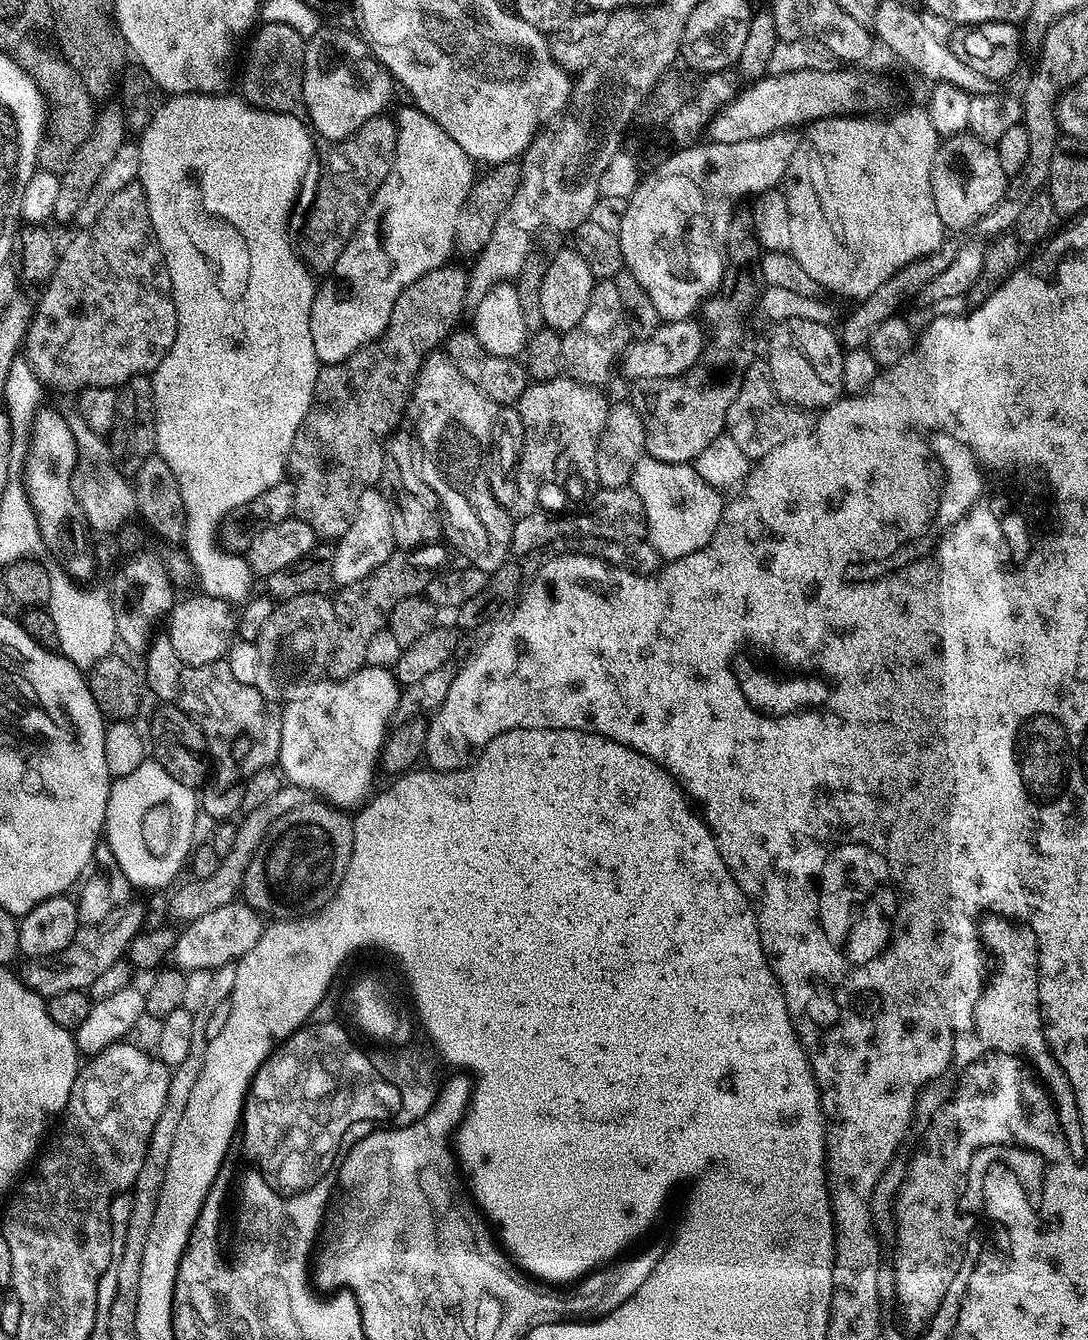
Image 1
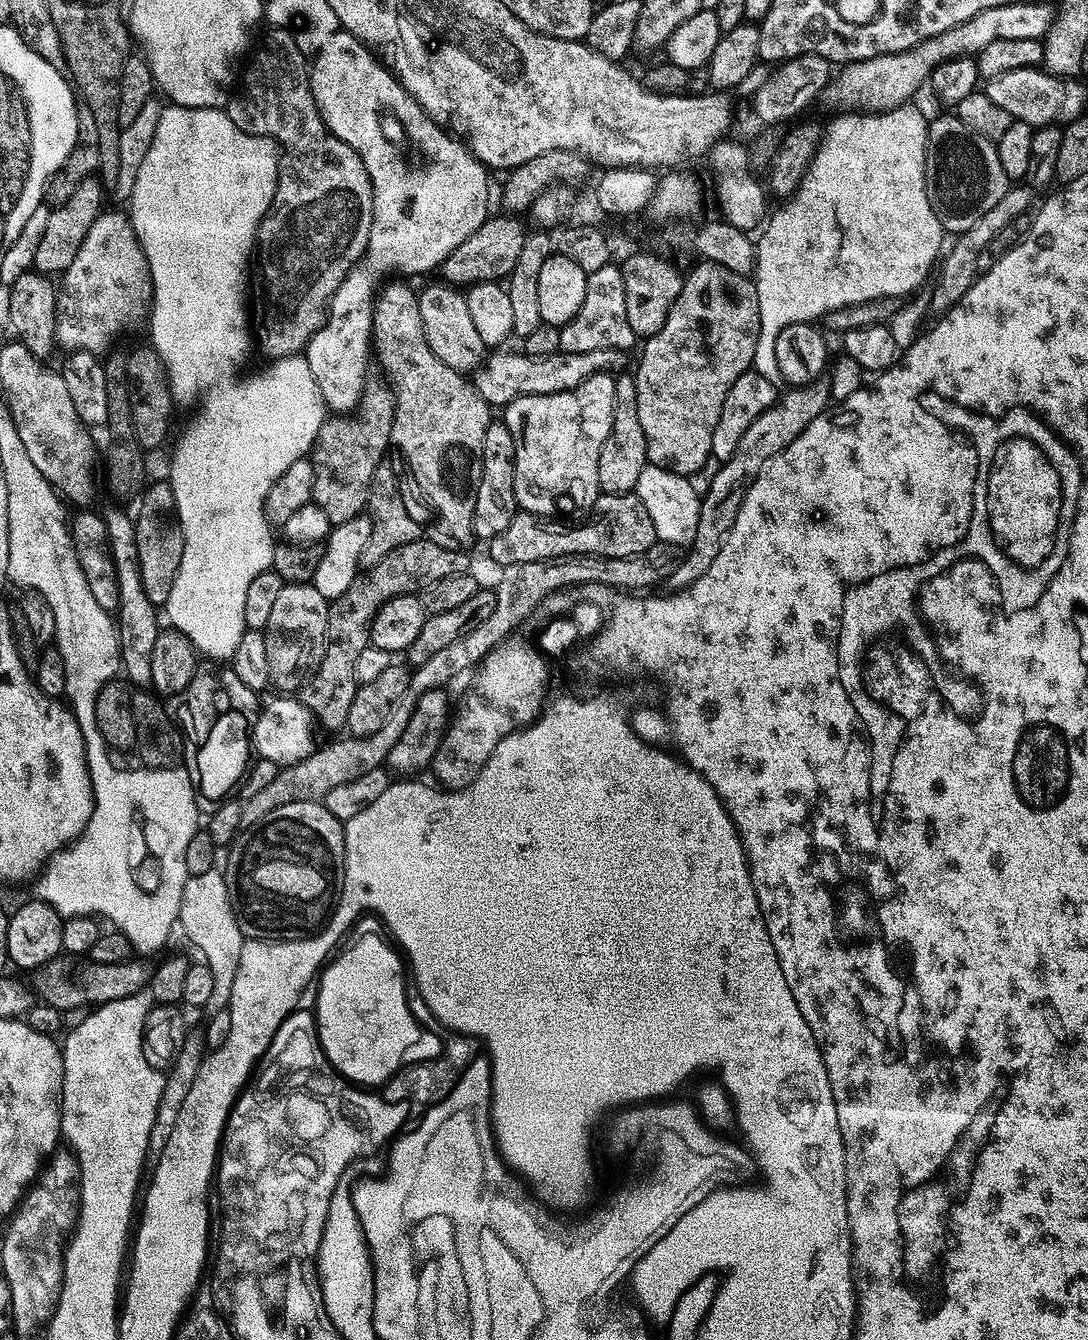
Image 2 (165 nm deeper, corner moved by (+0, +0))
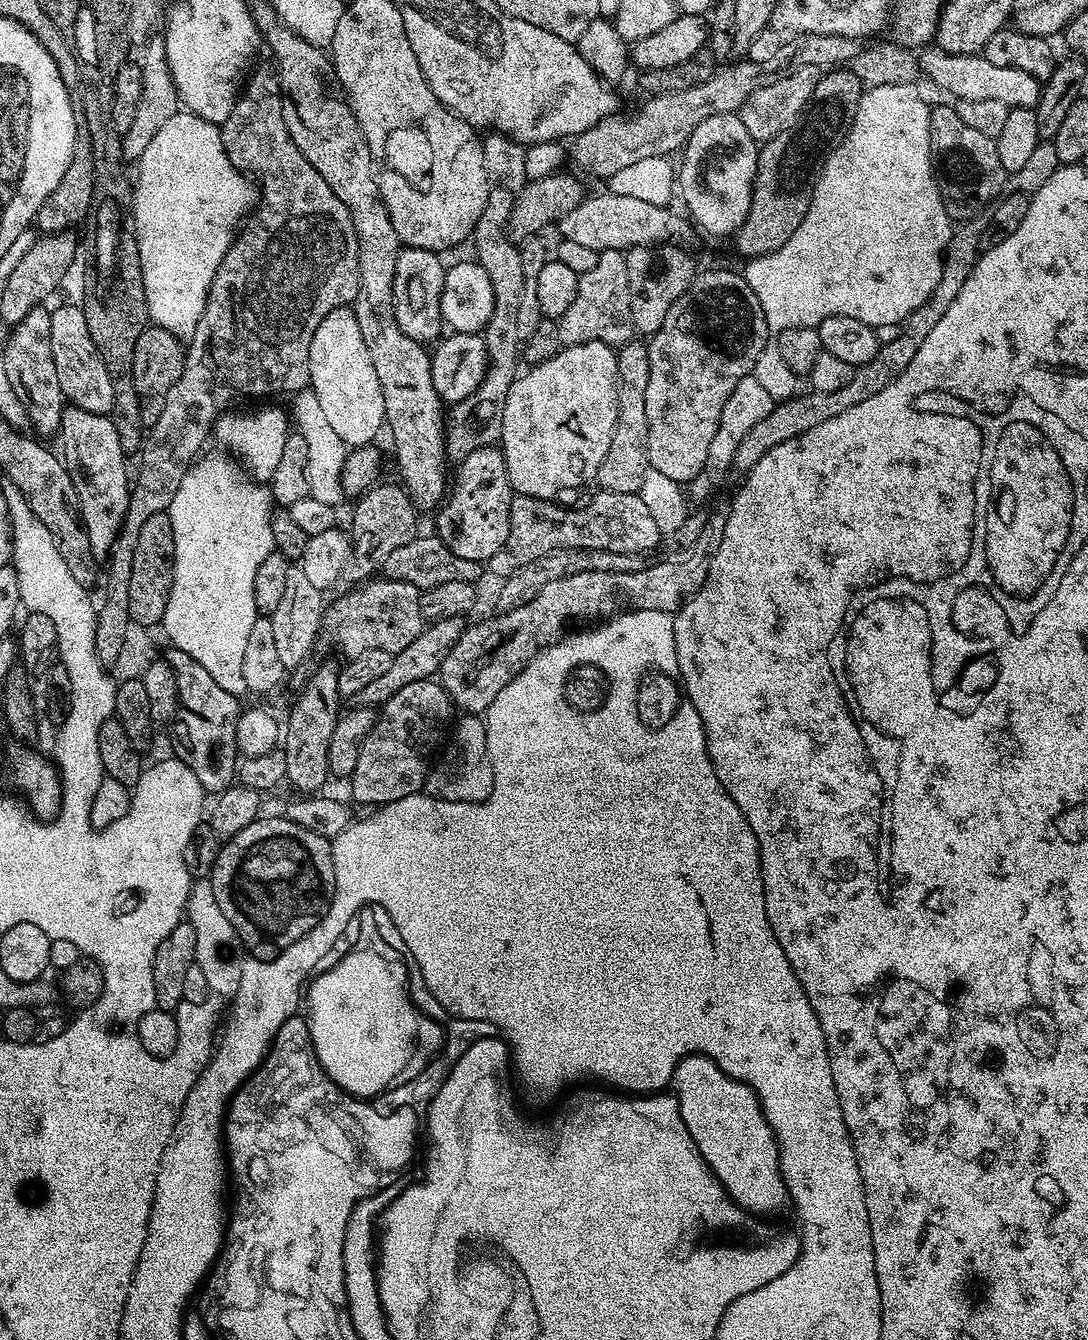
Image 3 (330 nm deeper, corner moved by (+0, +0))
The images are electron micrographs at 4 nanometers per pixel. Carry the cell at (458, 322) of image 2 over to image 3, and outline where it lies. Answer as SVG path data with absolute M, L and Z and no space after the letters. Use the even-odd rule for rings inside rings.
M401 247L398 254L398 262L394 266L394 286L392 287L392 313L398 322L398 326L410 338L421 342L436 342L441 339L442 321L440 318L440 295L442 294L442 286L444 285L444 274L446 264L440 261L441 257L430 250L422 250L421 248Z

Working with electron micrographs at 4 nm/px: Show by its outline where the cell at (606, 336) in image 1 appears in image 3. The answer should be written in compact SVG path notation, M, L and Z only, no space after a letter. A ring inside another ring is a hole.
M618 248L600 252L598 262L590 270L580 273L578 294L566 314L558 321L558 335L565 346L582 342L602 342L614 349L633 339L634 329L630 314L630 278L626 278L626 258Z

